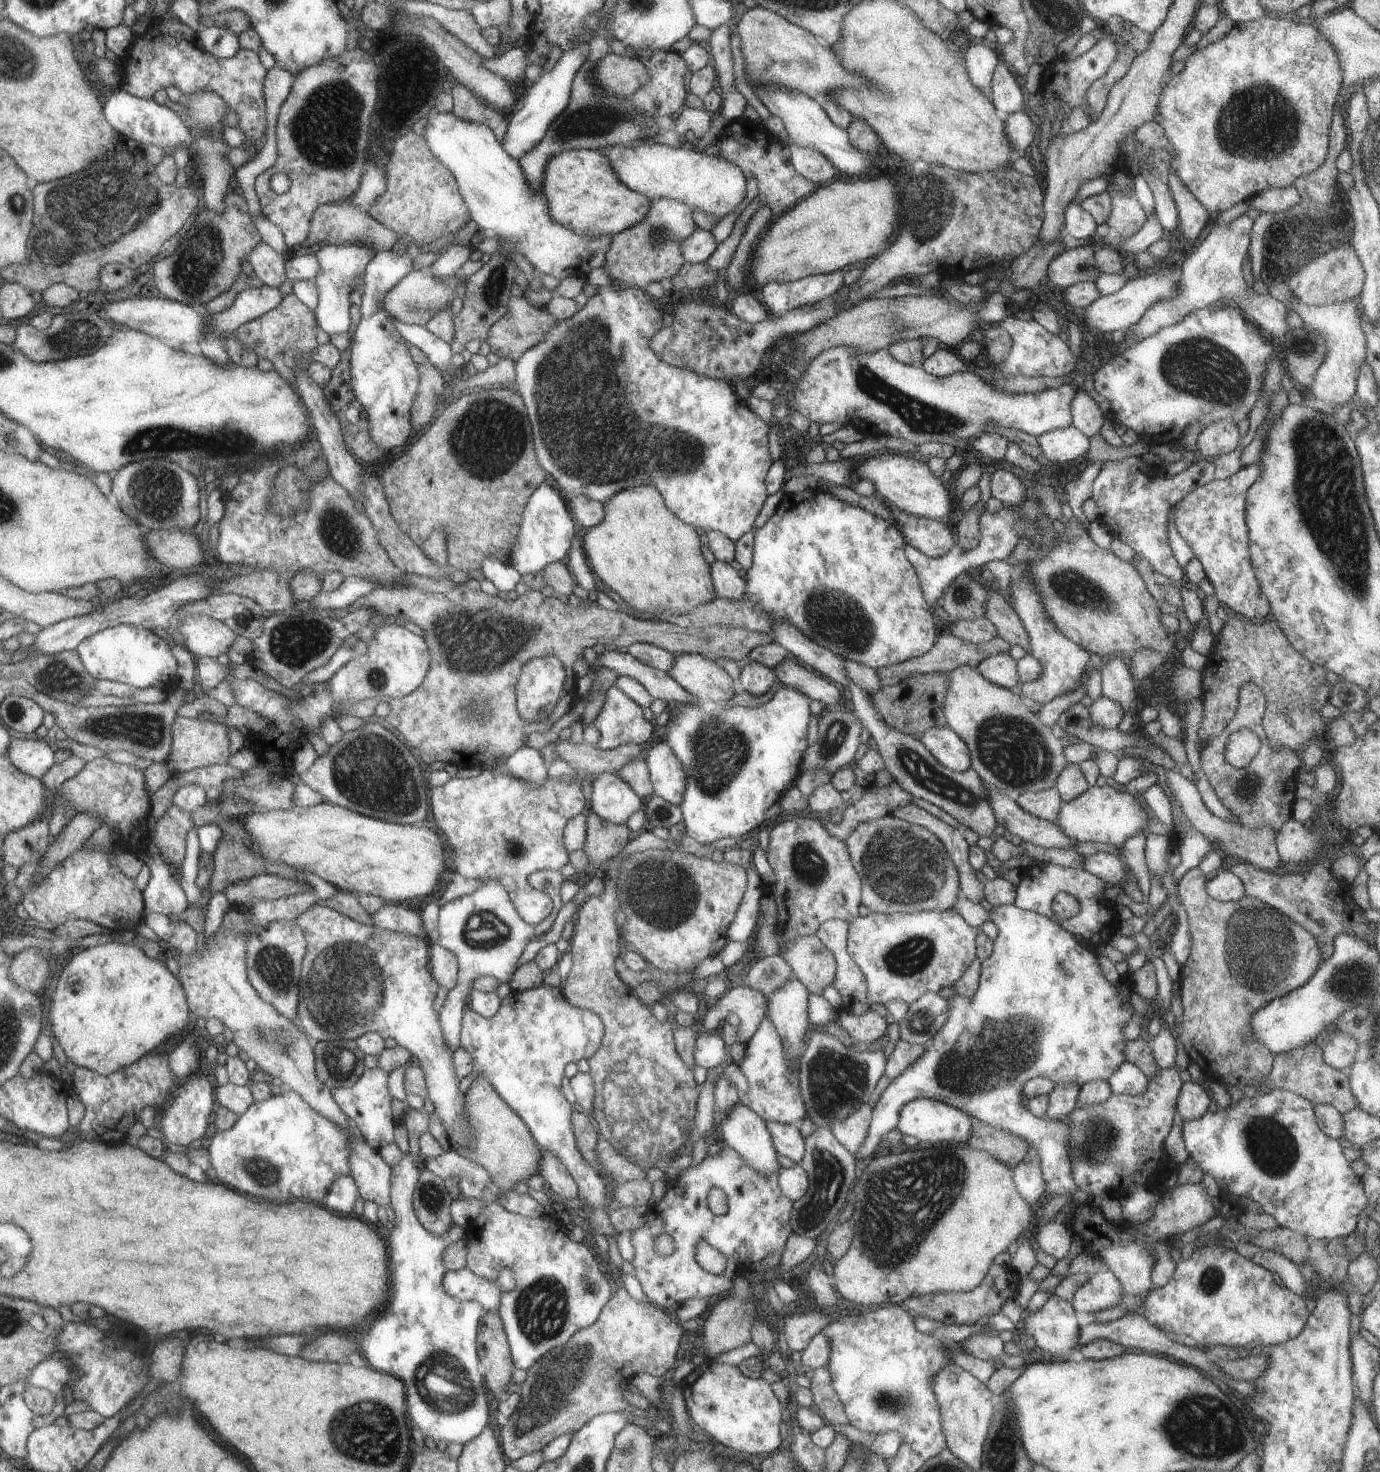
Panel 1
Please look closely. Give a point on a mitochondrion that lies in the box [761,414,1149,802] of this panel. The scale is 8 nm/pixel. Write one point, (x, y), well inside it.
(1015, 751)

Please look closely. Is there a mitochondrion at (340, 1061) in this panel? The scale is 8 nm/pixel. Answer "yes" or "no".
yes

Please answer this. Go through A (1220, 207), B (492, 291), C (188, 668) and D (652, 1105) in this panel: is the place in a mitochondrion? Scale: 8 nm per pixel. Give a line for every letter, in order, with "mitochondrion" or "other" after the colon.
A: other
B: mitochondrion
C: other
D: mitochondrion

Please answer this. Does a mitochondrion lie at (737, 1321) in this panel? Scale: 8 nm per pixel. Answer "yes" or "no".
yes

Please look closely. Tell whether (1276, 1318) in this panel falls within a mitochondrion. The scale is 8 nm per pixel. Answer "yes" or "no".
no

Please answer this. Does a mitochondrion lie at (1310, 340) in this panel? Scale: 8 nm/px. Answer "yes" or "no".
yes

